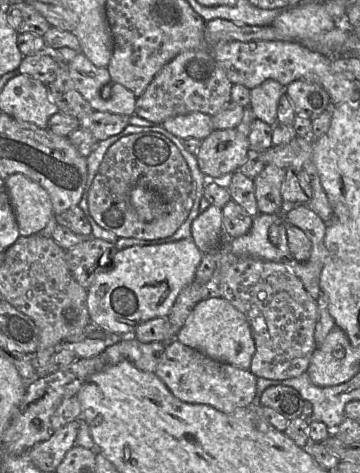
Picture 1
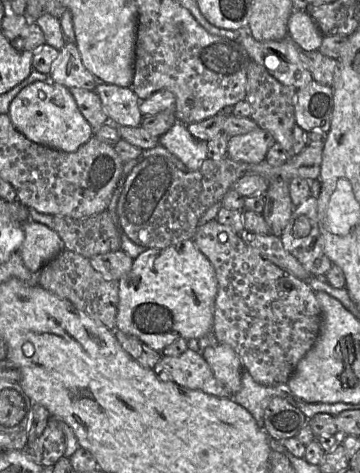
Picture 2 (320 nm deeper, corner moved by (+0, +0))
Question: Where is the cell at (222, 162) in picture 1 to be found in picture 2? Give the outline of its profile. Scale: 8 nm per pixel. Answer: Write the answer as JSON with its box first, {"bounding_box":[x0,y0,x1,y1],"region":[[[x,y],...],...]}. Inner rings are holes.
{"bounding_box":[227,128,276,164],"region":[[[262,128],[228,138],[227,157],[234,161],[258,164],[265,160],[269,148],[276,143],[273,136]]]}

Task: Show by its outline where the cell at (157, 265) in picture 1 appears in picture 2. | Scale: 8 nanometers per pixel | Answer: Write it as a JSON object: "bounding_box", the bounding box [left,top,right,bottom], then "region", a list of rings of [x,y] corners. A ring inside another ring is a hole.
{"bounding_box":[117,240,217,353],"region":[[[185,240],[165,249],[146,249],[134,259],[131,271],[119,280],[117,328],[138,337],[159,353],[177,339],[200,339],[213,332],[217,292],[215,269],[193,240]]]}

